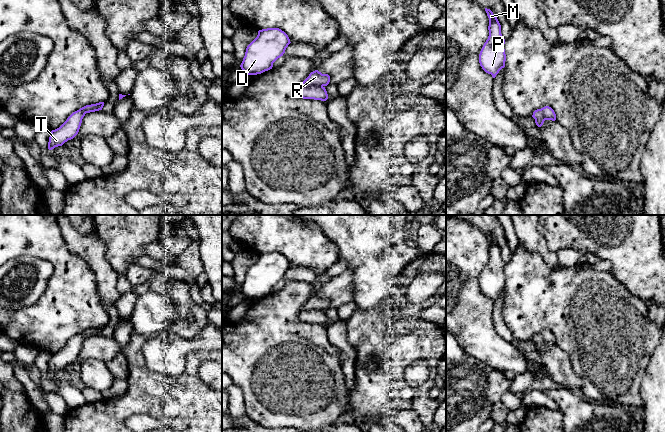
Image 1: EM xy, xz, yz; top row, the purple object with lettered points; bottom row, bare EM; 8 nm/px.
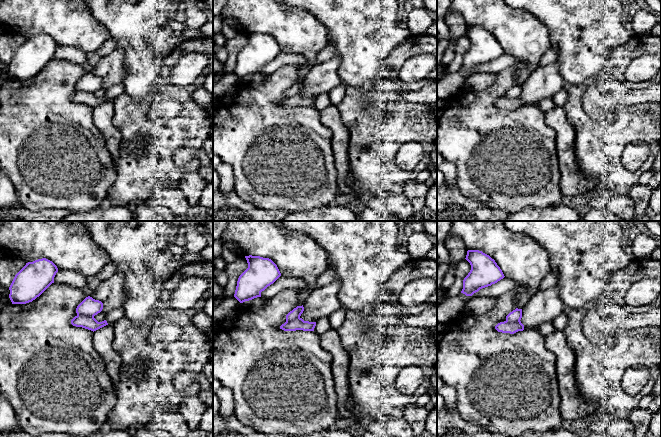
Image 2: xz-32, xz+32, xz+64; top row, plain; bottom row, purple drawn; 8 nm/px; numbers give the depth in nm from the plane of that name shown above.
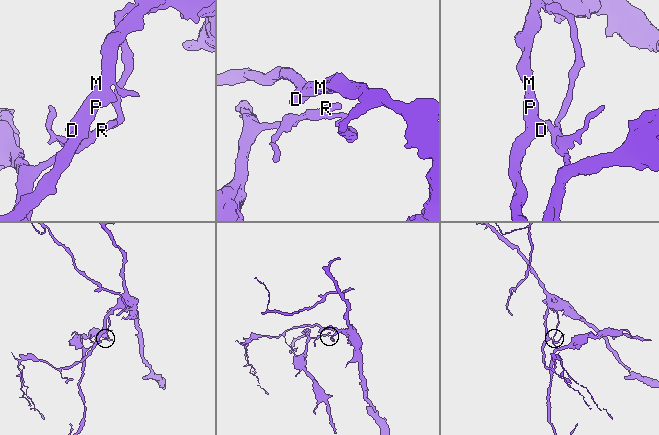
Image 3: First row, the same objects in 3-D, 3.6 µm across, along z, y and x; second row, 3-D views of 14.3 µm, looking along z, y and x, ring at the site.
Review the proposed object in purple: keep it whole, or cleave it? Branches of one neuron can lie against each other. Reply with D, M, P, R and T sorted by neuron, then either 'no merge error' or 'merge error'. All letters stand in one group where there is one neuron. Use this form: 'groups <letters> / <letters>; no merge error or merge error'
groups D M P / R T; merge error

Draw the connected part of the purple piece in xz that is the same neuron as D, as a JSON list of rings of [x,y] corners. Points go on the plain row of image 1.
[[[279,252],[259,254],[257,261],[246,272],[241,293],[247,299],[272,293],[273,287],[283,280],[290,267],[288,259]]]

